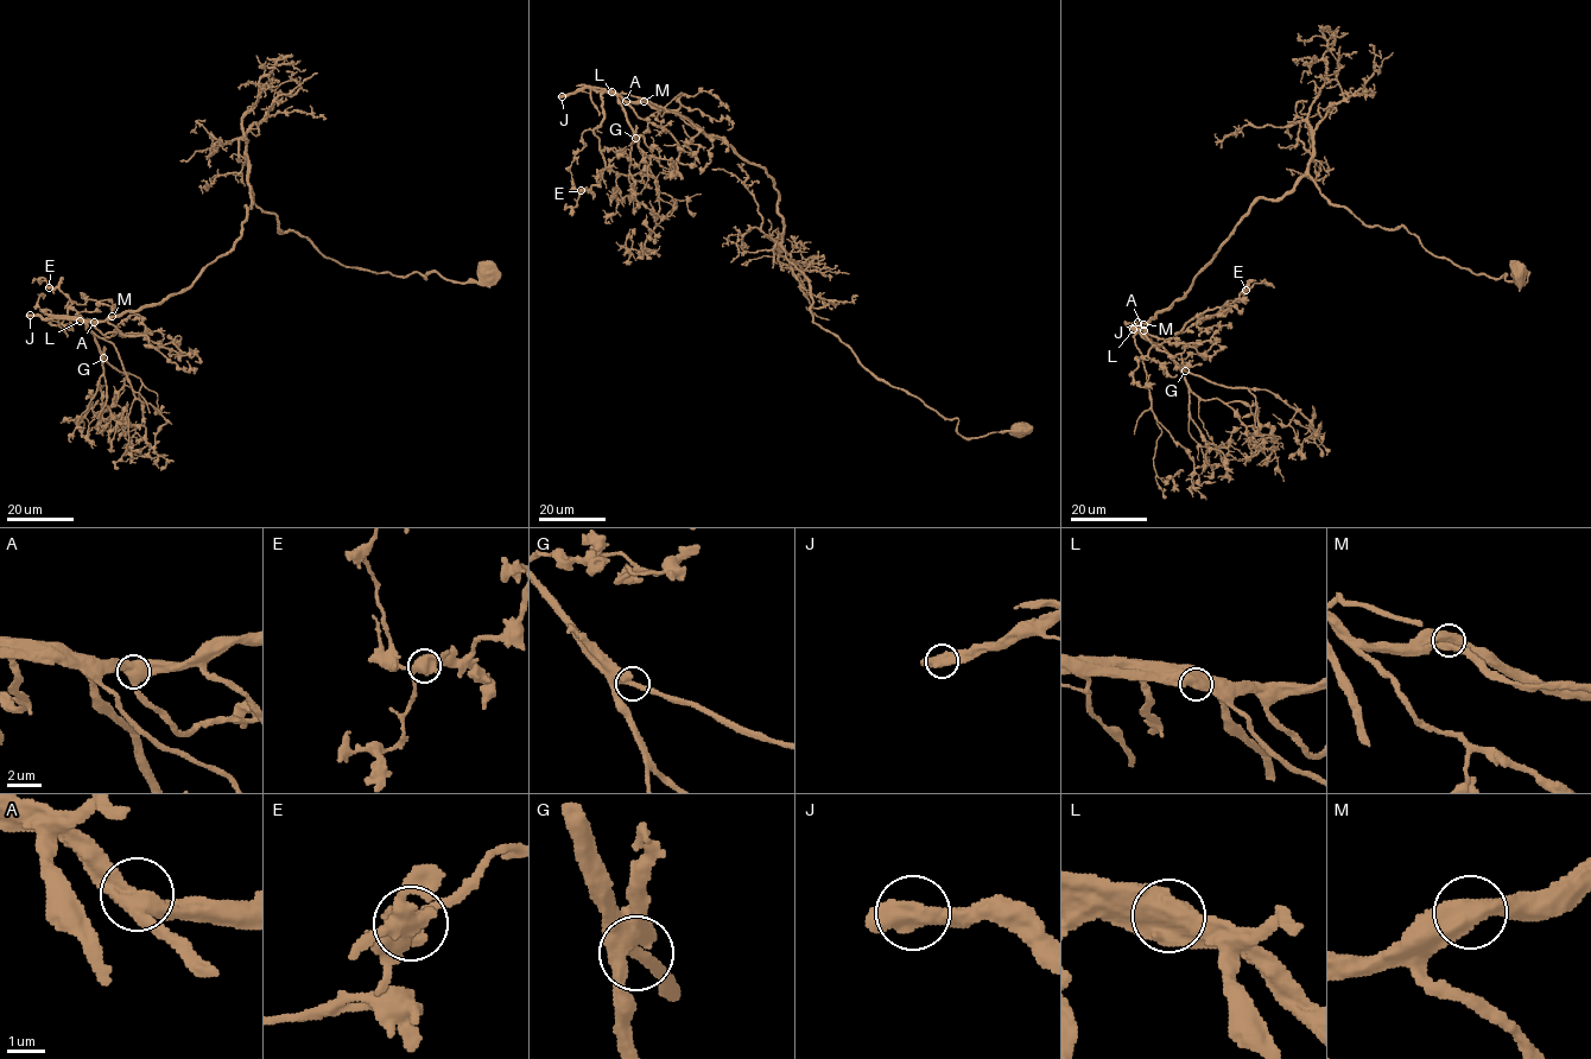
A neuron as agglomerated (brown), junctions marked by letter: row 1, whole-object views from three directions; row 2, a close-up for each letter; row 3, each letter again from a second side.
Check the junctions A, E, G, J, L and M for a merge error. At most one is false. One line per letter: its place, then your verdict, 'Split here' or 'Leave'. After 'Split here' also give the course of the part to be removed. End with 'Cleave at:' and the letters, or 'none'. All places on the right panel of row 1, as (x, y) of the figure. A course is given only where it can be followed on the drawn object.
A: Place: (1143, 330). Leave
E: Place: (1246, 290). Leave
G: Place: (1185, 371). Leave
J: Place: (1138, 322). Leave
L: Place: (1133, 329). Split here. Course of the part to remove: (1134, 329), (1155, 342), (1189, 372), (1231, 387), (1266, 390), (1303, 414), (1313, 429), (1312, 435), (1288, 419)
M: Place: (1143, 324). Leave
Cleave at: L

